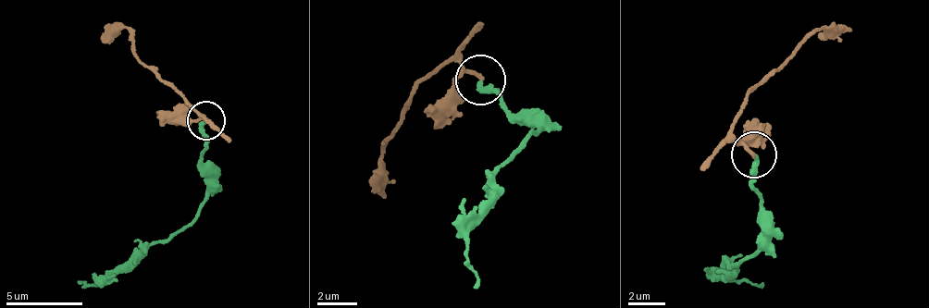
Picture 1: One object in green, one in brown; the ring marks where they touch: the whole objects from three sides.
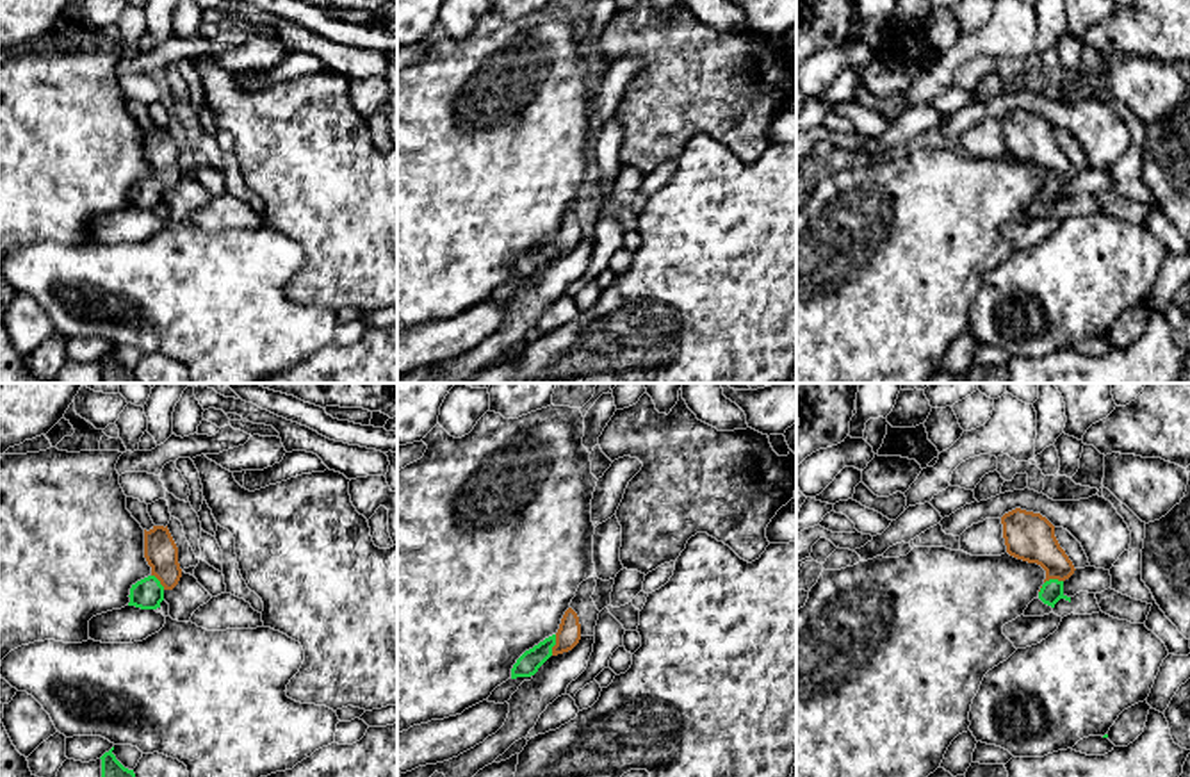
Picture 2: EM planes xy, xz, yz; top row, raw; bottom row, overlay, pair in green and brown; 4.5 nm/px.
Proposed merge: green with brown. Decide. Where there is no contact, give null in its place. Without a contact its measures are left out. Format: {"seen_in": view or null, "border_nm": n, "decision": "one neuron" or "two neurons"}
{"seen_in": "xz", "border_nm": 100, "decision": "one neuron"}

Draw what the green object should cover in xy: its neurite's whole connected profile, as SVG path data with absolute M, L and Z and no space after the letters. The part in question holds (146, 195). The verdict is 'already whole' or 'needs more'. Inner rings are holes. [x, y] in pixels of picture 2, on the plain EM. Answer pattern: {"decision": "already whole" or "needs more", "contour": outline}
{"decision": "needs more", "contour": "M167 127L144 130L144 159L151 168L151 175L132 185L128 207L157 210L164 201L164 192L173 191L182 178L178 148Z"}

